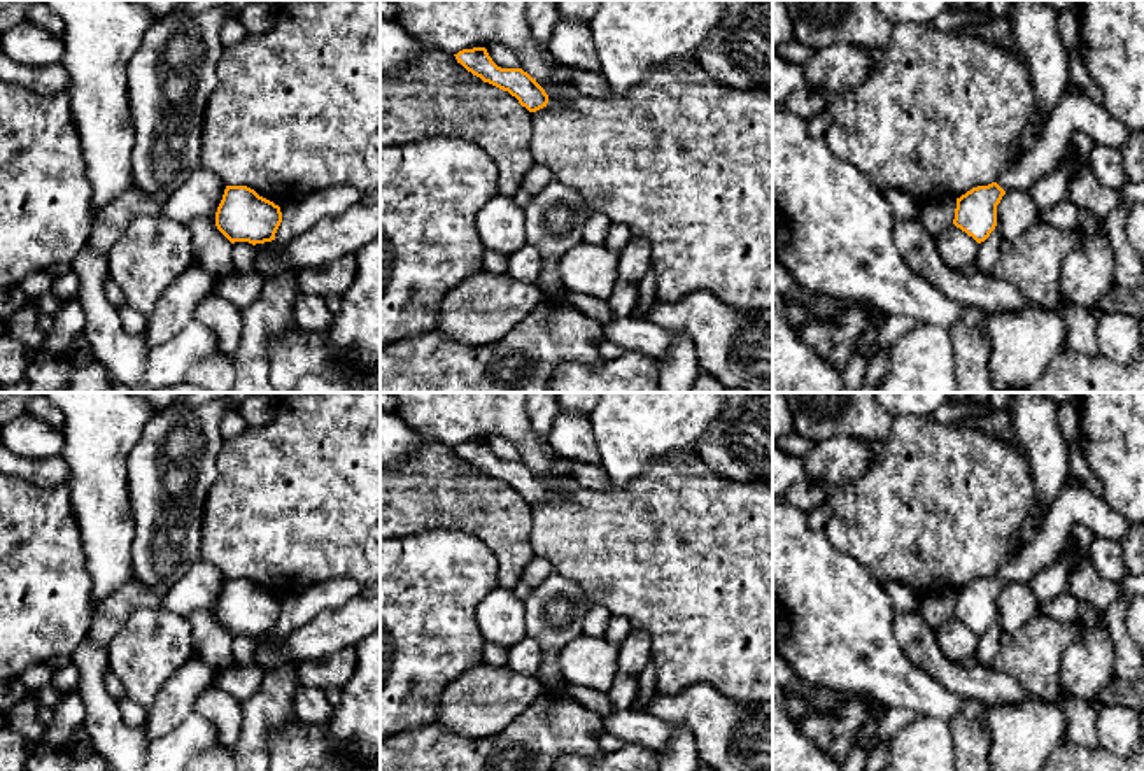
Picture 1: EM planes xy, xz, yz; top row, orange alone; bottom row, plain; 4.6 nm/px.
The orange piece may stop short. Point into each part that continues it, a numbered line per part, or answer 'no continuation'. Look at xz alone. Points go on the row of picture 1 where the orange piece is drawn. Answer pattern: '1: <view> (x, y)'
no continuation

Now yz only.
1: yz (1076, 111)

